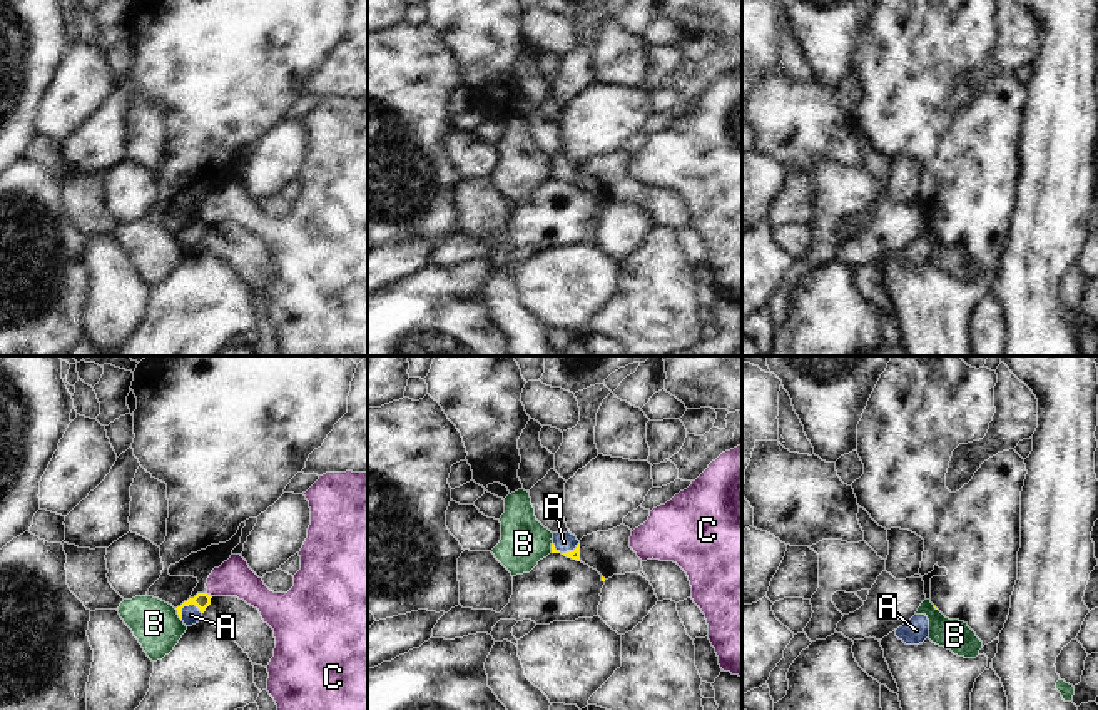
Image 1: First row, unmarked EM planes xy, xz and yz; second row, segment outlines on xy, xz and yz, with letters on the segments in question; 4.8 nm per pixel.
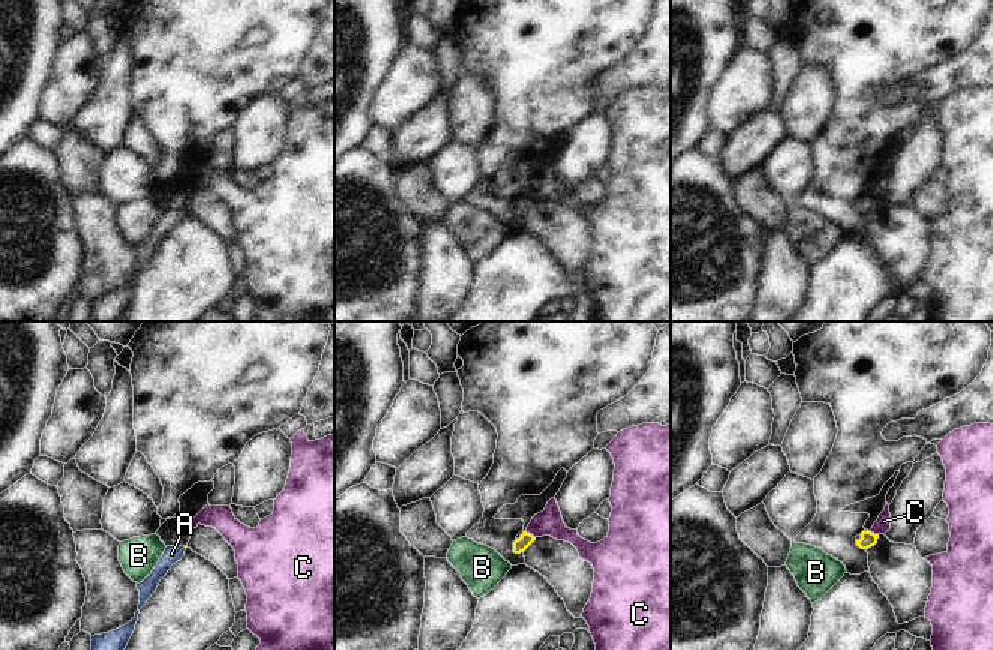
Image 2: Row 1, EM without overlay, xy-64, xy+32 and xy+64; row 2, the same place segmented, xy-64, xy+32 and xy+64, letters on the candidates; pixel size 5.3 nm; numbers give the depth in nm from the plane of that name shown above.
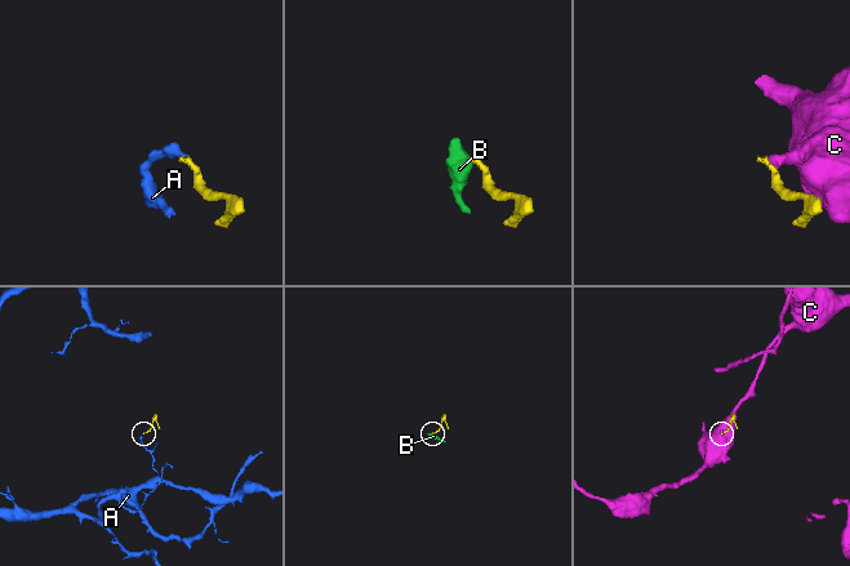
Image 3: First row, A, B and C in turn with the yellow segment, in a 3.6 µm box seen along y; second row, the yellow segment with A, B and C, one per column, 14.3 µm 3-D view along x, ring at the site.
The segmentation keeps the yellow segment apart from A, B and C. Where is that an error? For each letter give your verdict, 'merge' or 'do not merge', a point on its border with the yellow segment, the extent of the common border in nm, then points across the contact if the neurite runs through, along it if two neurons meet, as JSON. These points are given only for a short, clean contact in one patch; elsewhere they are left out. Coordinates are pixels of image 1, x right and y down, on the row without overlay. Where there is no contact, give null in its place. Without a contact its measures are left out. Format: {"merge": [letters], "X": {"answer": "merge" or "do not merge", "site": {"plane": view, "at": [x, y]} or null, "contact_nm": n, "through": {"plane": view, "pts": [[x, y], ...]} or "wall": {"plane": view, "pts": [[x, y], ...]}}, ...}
{"merge": ["A"], "A": {"answer": "merge", "site": {"plane": "xy", "at": [193, 229]}, "contact_nm": 110, "through": {"plane": "xy", "pts": [[201, 226], [193, 229], [191, 241]]}}, "B": {"answer": "do not merge", "site": {"plane": "xy", "at": [177, 239]}, "contact_nm": 70, "wall": {"plane": "xy", "pts": [[174, 234], [181, 246]]}}, "C": {"answer": "do not merge", "site": {"plane": "xy", "at": [209, 221]}, "contact_nm": 40, "wall": {"plane": "xy", "pts": [[206, 219], [211, 223]]}}}

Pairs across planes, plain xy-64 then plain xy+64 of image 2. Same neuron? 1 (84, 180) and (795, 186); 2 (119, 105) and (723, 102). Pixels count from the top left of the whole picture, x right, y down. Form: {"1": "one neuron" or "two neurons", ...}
{"1": "two neurons", "2": "two neurons"}

